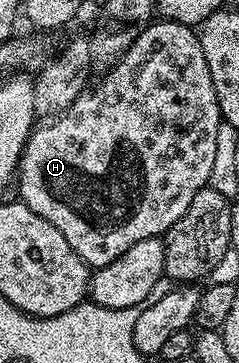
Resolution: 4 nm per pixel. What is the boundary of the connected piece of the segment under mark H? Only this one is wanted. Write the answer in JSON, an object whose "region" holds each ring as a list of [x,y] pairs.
{"region":[[[172,19],[152,21],[148,24],[129,49],[117,61],[115,67],[102,76],[103,79],[95,88],[83,90],[69,109],[61,115],[56,115],[50,121],[43,121],[32,130],[23,146],[23,155],[19,158],[17,168],[17,184],[19,198],[37,217],[45,217],[65,241],[87,263],[88,268],[94,269],[109,265],[109,261],[117,261],[117,257],[124,255],[137,241],[145,241],[162,236],[189,209],[189,201],[197,197],[202,187],[208,186],[213,169],[213,156],[217,153],[217,129],[221,122],[217,93],[213,89],[213,77],[209,77],[209,65],[205,65],[205,53],[201,53],[201,41],[195,27],[186,27],[184,23],[175,23]]]}

